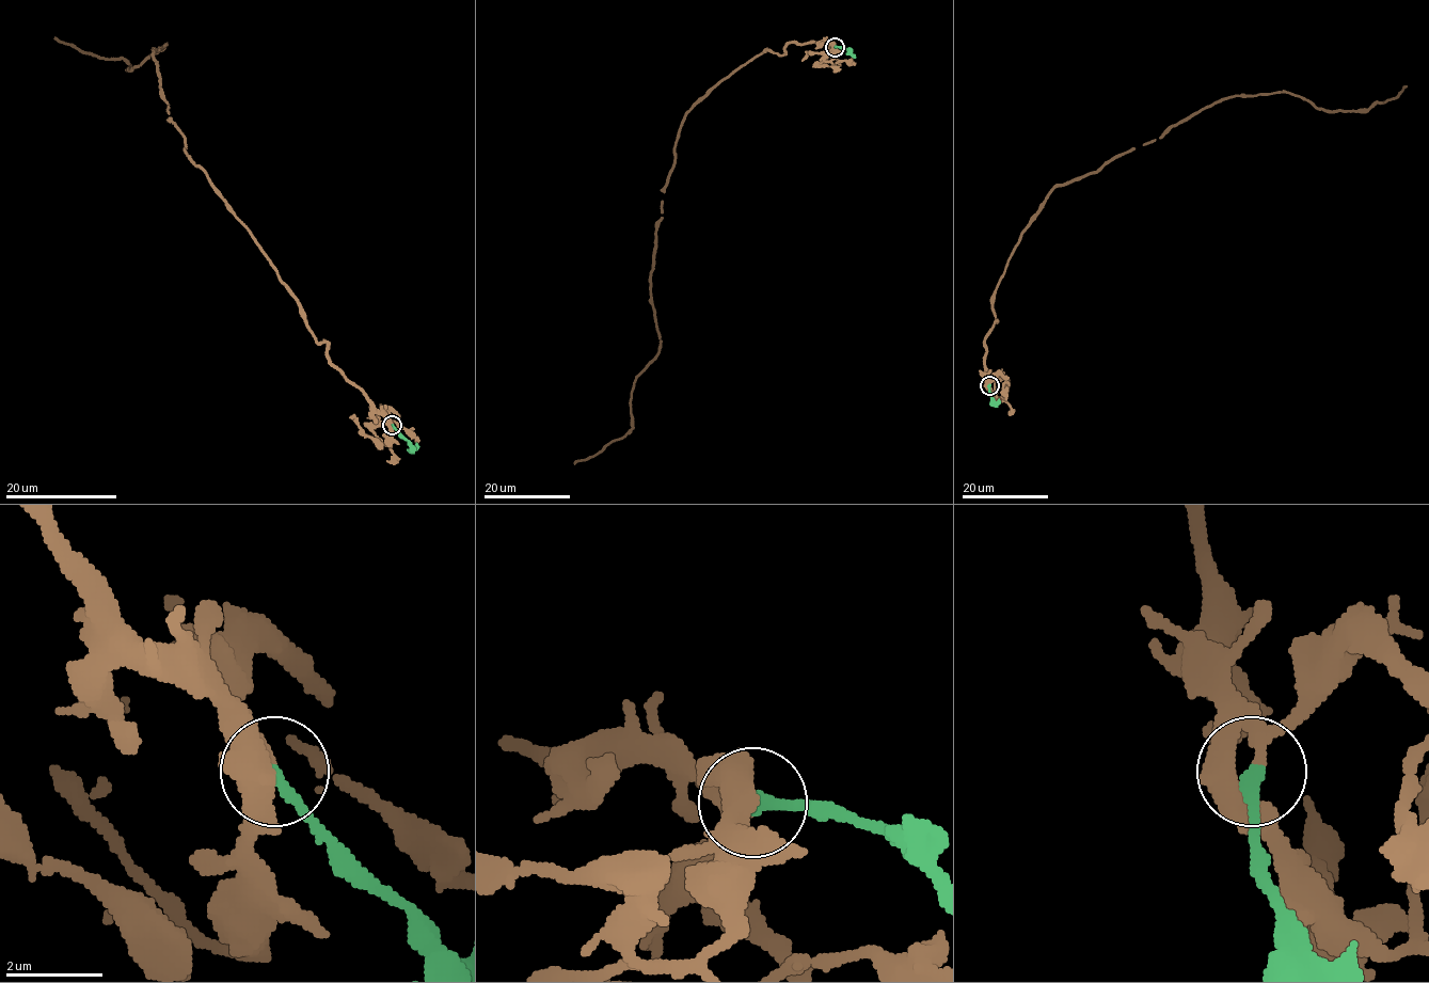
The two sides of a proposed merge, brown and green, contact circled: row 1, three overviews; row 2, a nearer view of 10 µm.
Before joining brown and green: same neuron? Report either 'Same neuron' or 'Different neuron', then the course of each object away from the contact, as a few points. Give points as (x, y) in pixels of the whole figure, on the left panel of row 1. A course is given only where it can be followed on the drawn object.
Same neuron. Course of brown: (393, 424), (333, 364), (272, 263), (185, 152), (154, 59), (167, 45), (127, 68), (54, 36). Course of green: (393, 425), (412, 446), (417, 447)

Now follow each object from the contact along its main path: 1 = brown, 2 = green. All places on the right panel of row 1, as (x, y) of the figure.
1: (989, 384), (993, 296), (1054, 187), (1234, 96), (1290, 92), (1324, 110), (1367, 110), (1407, 85)
2: (989, 385), (990, 397), (1000, 402)

